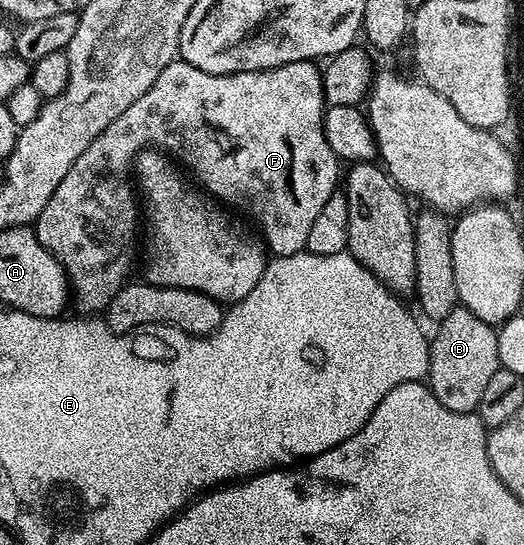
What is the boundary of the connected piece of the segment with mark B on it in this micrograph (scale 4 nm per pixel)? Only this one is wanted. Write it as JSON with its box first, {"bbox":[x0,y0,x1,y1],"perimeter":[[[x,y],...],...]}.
{"bbox":[425,306,500,412],"perimeter":[[[457,306],[443,320],[438,321],[435,332],[435,340],[430,341],[431,369],[425,377],[431,393],[445,406],[454,412],[475,412],[481,402],[481,394],[485,394],[485,386],[489,386],[493,374],[500,370],[499,355],[497,354],[496,329],[486,324],[477,314],[473,314],[468,308]]]}

